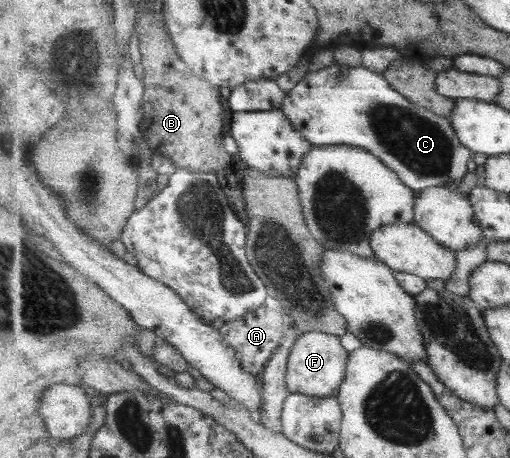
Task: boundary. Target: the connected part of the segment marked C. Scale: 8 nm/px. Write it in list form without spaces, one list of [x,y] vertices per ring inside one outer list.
[[[332,62],[330,66],[306,74],[286,93],[279,109],[292,121],[296,132],[305,136],[313,146],[352,145],[363,148],[378,156],[388,168],[398,173],[404,184],[416,192],[459,183],[468,174],[468,164],[475,154],[460,142],[450,119],[415,105],[403,93],[392,88],[386,77],[364,66],[350,67]]]

